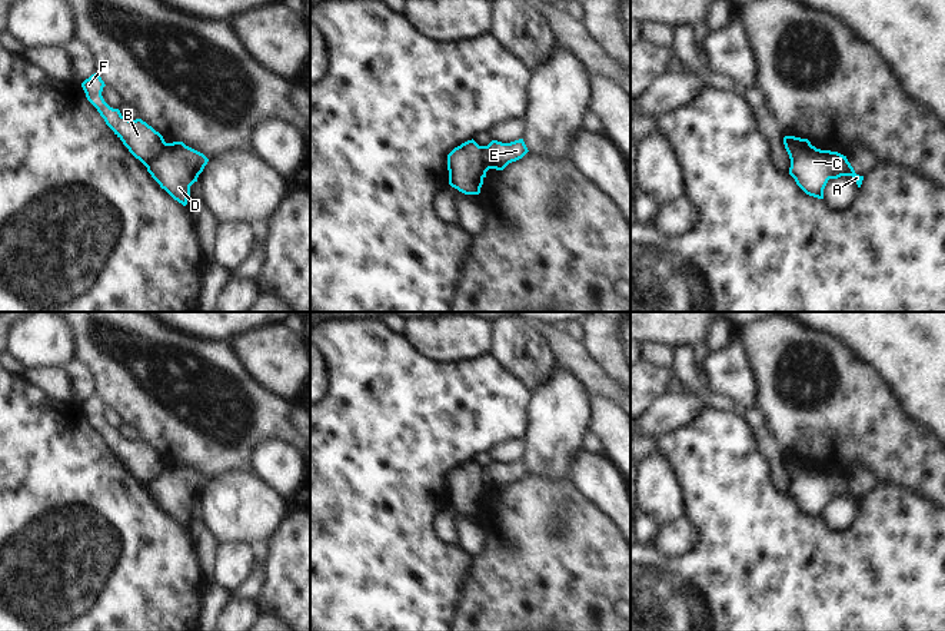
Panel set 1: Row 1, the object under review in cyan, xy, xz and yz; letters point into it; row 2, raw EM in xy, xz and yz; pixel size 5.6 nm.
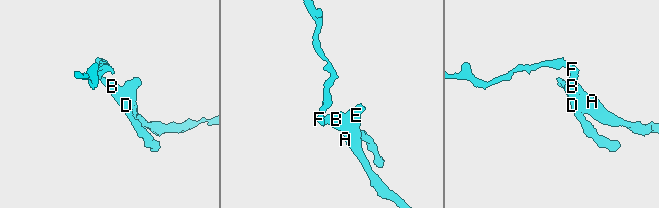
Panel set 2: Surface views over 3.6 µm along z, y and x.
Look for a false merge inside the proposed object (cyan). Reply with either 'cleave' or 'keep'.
cleave

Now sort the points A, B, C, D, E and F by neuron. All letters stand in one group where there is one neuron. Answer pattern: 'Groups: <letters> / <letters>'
Groups: A C D E / B F.

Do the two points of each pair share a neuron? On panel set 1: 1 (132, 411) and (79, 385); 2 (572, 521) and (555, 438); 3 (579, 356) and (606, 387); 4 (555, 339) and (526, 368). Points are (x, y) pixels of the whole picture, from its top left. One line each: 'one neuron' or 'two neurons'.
1: two neurons
2: two neurons
3: one neuron
4: two neurons

